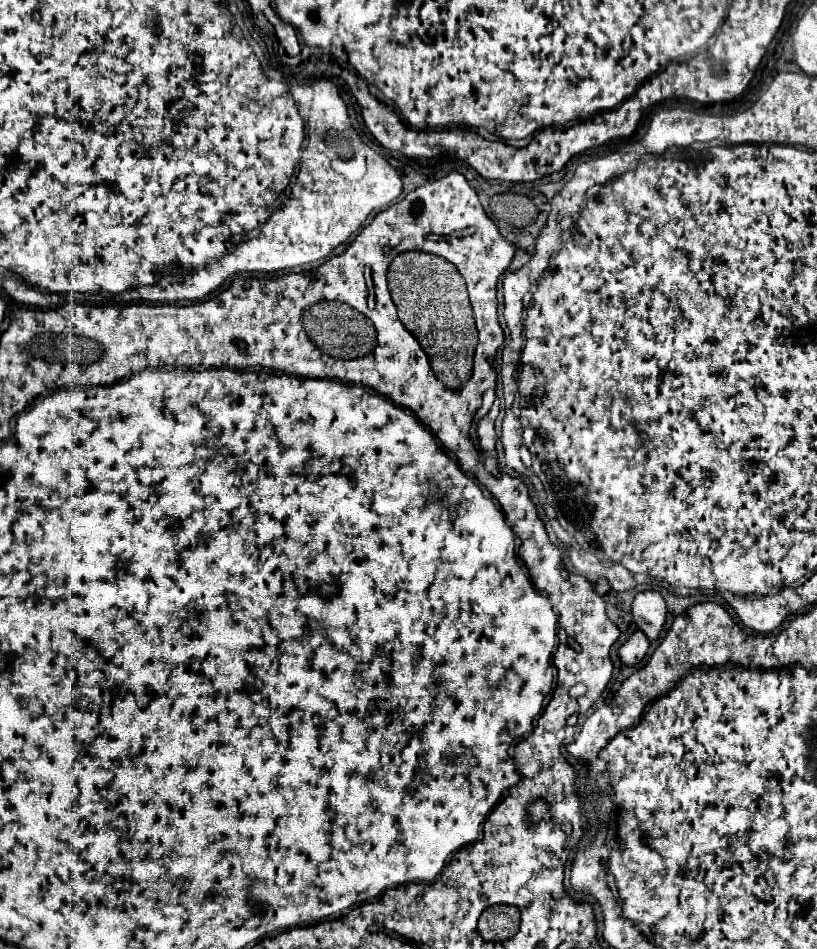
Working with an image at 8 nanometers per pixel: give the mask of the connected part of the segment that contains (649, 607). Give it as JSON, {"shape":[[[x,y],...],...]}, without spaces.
{"shape":[[[640,591],[632,603],[632,617],[638,629],[654,641],[666,623],[666,603],[658,591]]]}

